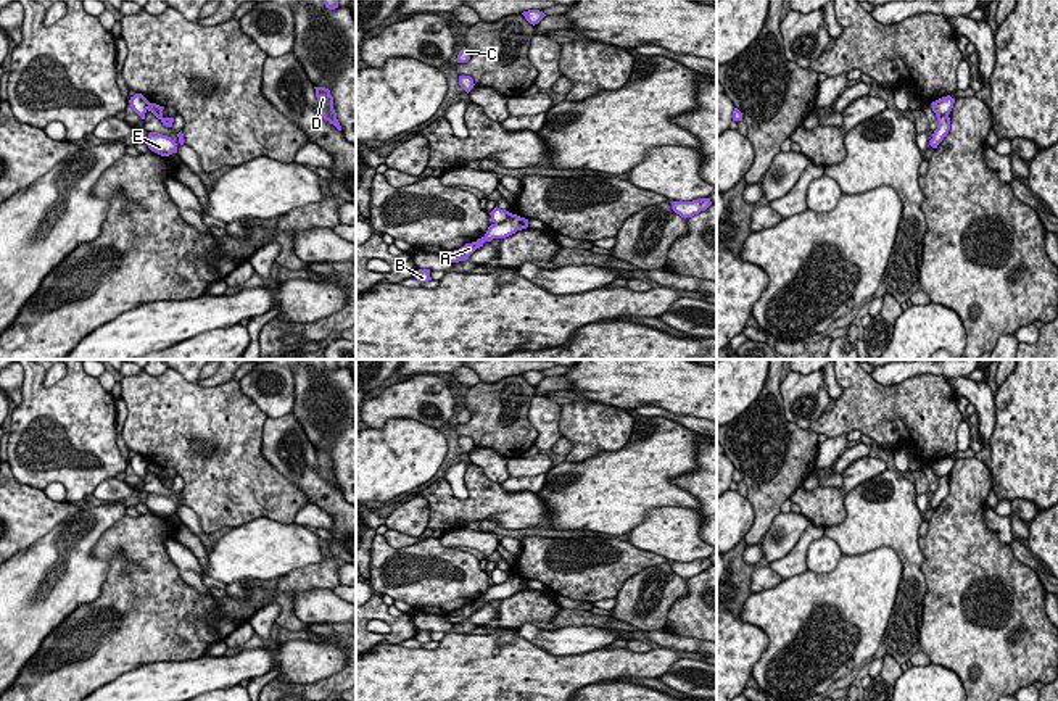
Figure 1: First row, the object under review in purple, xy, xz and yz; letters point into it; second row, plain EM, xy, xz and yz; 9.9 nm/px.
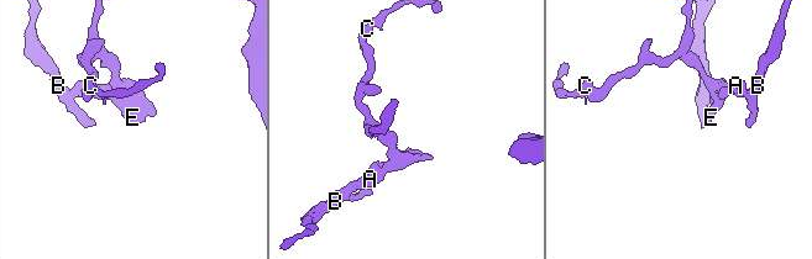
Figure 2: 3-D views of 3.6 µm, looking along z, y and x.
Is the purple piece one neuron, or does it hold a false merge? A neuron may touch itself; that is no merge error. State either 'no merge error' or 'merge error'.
merge error

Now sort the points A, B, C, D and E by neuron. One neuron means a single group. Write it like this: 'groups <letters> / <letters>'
groups A B / C D E

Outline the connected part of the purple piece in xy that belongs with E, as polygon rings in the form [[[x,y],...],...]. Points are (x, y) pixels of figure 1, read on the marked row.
[[[150,132],[147,137],[148,148],[161,156],[169,156],[172,153],[177,153],[177,143],[163,134]]]

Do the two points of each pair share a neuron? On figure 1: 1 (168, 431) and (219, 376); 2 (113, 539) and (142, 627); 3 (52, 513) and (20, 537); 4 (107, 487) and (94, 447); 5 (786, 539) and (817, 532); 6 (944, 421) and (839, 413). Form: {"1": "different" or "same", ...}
{"1": "different", "2": "same", "3": "same", "4": "different", "5": "different", "6": "same"}

